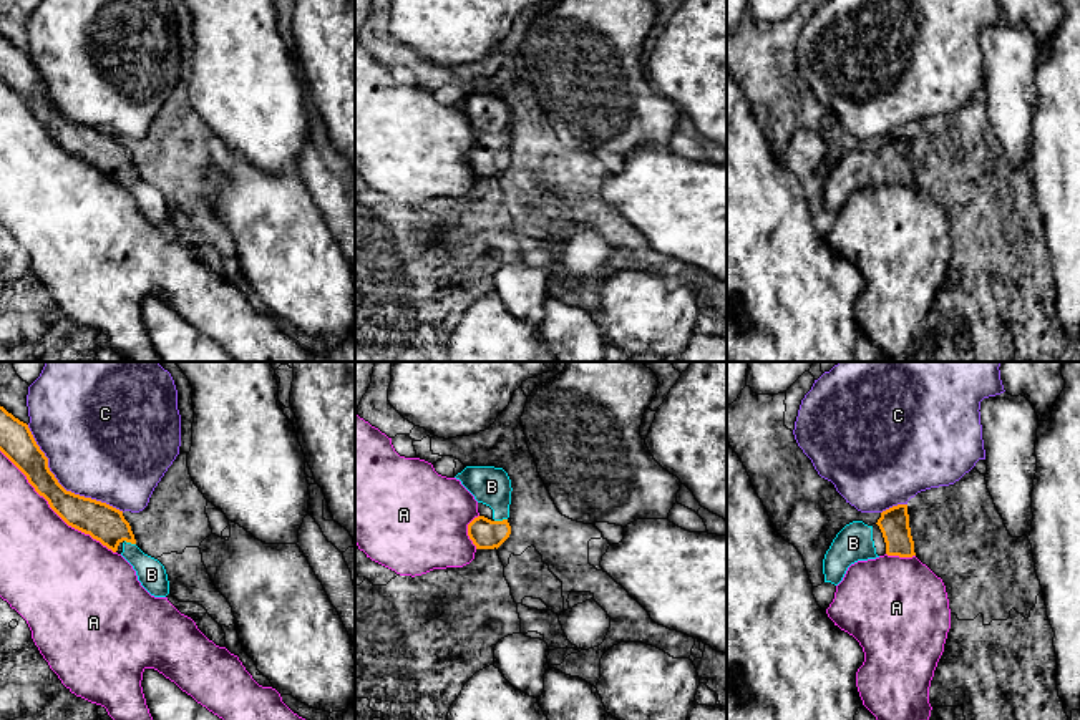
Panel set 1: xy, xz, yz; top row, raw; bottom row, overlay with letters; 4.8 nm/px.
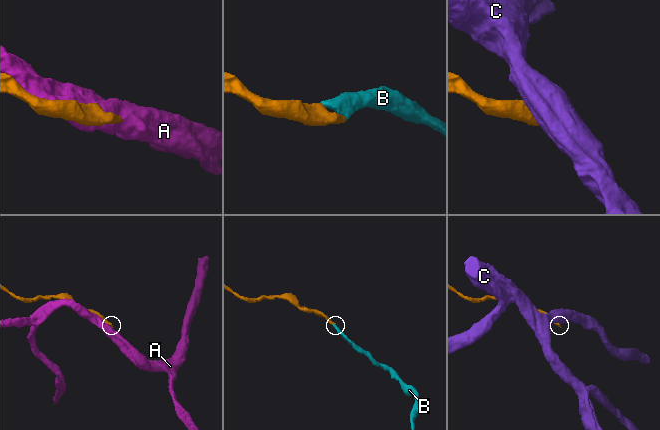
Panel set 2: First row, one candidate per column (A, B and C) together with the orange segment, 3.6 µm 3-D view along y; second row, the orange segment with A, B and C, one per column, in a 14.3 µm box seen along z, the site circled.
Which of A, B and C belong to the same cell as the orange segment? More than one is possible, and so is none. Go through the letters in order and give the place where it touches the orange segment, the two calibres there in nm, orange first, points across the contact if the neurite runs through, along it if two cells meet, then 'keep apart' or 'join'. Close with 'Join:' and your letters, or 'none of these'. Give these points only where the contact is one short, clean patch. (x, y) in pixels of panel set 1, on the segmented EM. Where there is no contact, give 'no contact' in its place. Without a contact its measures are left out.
A: xy (55, 511) | 180/420 nm | keep apart
B: xz (500, 521) | 140/190 nm | join
C: xy (62, 486) | 170/480 nm | keep apart
Join: B

